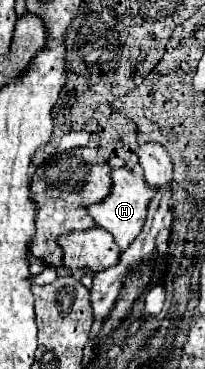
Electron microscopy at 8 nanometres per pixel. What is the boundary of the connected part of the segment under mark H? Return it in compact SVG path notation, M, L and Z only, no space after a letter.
M121 167L121 169L113 171L113 189L111 189L111 195L105 201L87 207L87 211L97 221L99 227L107 229L115 237L115 241L121 247L121 251L125 251L129 247L129 243L141 233L143 223L147 219L147 207L149 207L151 199L155 197L155 193L157 193L157 187L149 185L143 175L135 175L133 171Z

